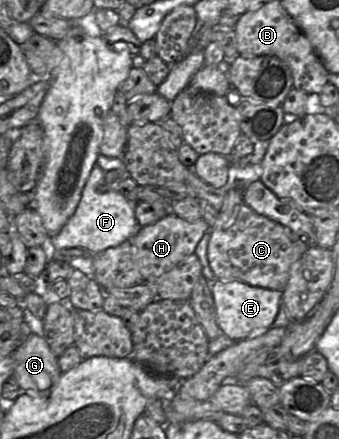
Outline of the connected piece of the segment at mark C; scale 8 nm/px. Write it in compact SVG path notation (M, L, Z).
M236 188L227 190L223 205L218 211L215 226L210 229L207 256L211 269L217 279L241 280L251 286L281 290L285 288L291 266L301 258L304 252L314 245L307 244L297 234L283 225L256 213L244 201L241 191Z

